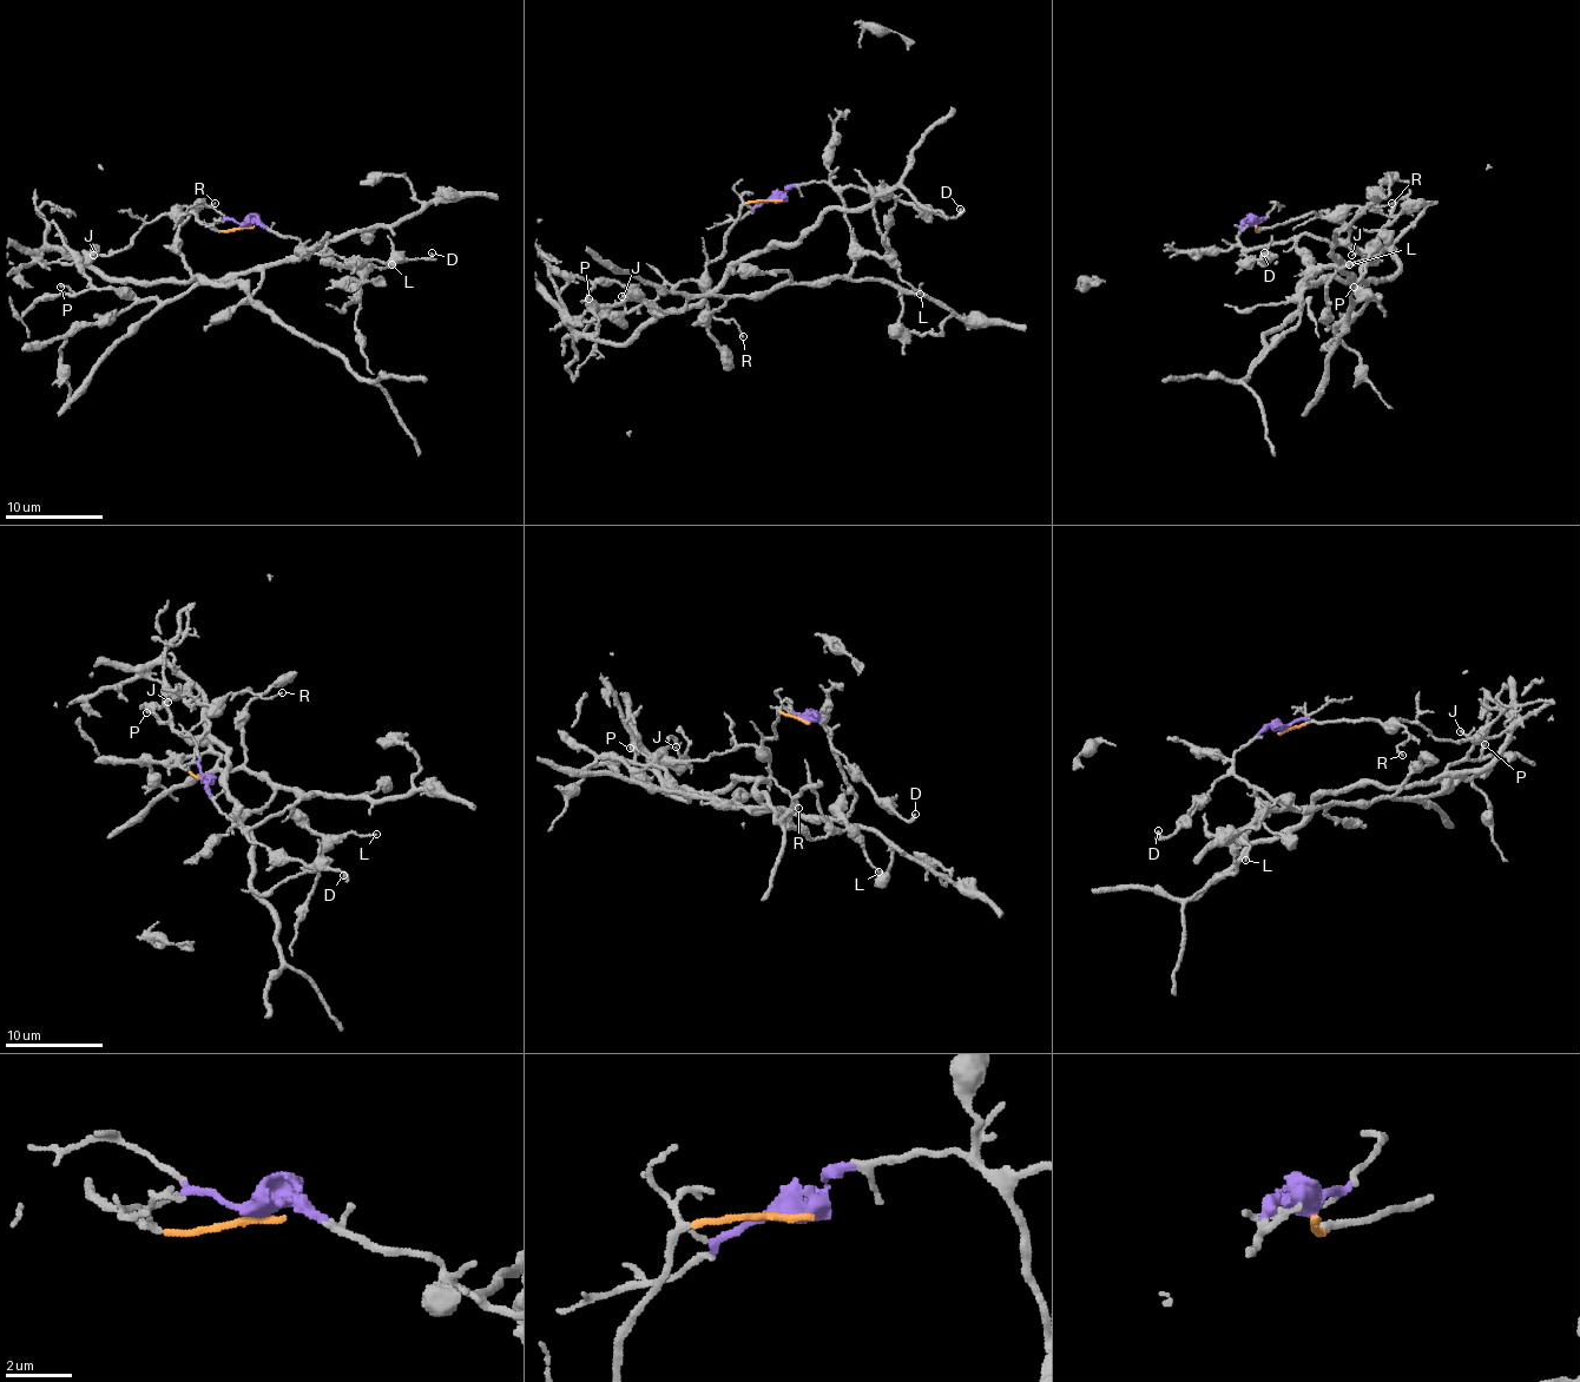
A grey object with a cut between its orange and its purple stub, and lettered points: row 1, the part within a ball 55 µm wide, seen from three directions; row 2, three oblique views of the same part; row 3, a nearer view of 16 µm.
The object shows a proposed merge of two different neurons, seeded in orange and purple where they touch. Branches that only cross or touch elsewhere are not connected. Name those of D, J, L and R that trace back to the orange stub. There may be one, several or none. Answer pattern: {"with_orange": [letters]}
{"with_orange": ["J", "R"]}

